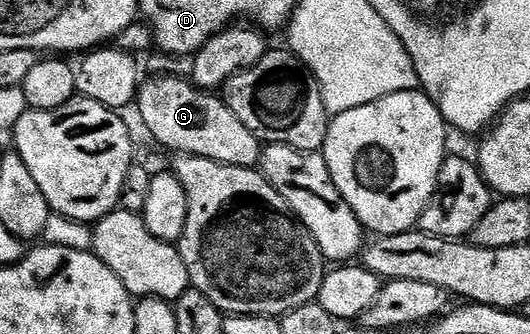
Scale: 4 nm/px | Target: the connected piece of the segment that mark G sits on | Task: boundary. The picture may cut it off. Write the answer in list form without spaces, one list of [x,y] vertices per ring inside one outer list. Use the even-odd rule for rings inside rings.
[[[186,78],[146,80],[139,89],[138,107],[148,133],[171,153],[196,155],[234,167],[260,166],[264,148],[261,140],[237,121],[218,94],[200,91]]]

